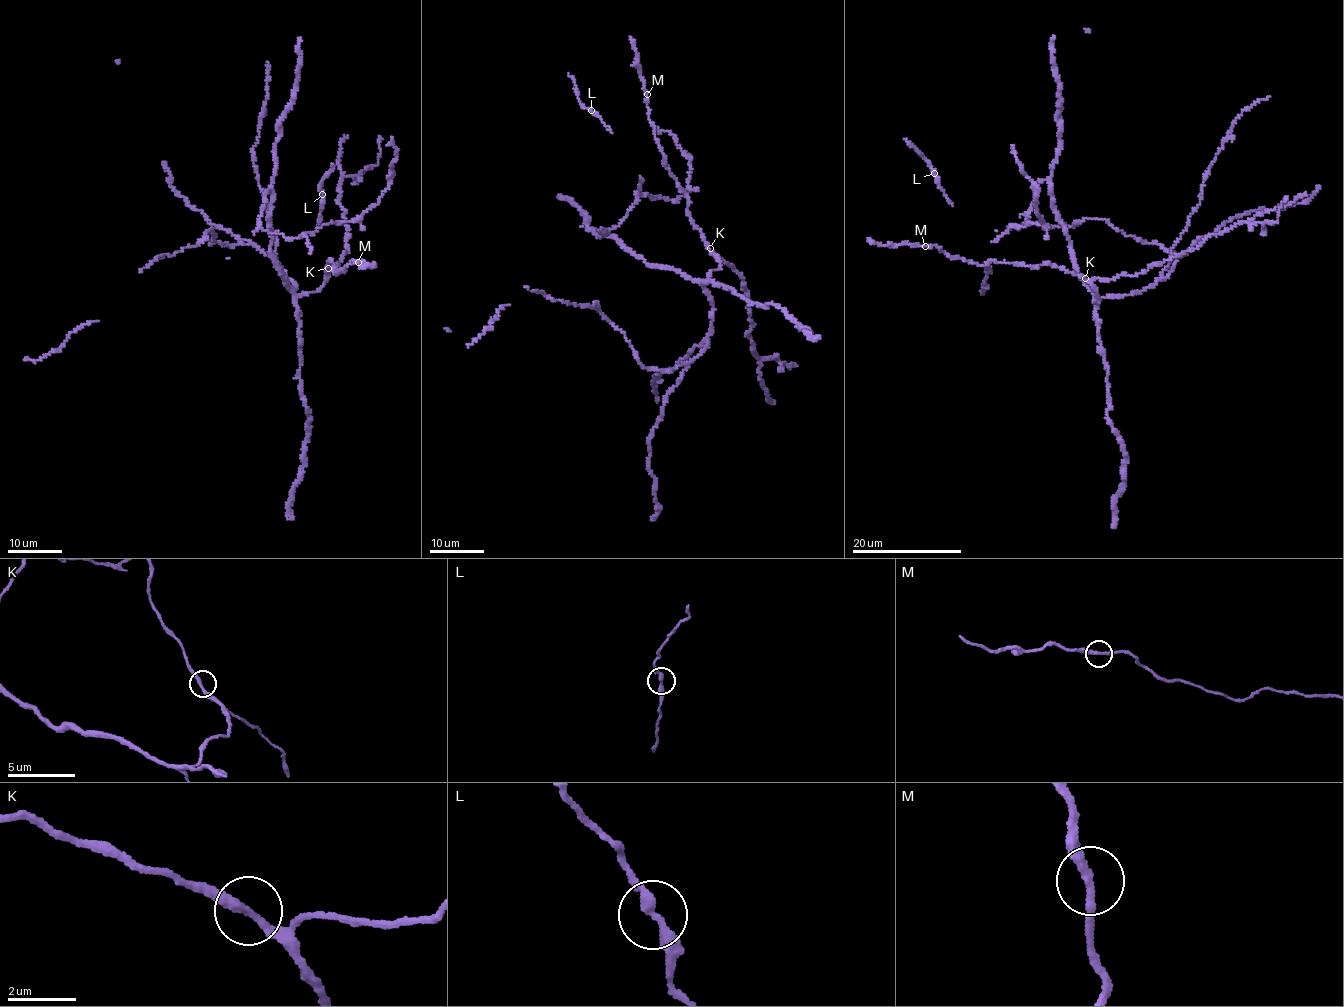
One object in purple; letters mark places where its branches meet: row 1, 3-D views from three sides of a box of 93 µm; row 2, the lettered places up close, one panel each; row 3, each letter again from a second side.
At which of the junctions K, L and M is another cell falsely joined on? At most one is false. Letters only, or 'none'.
none

